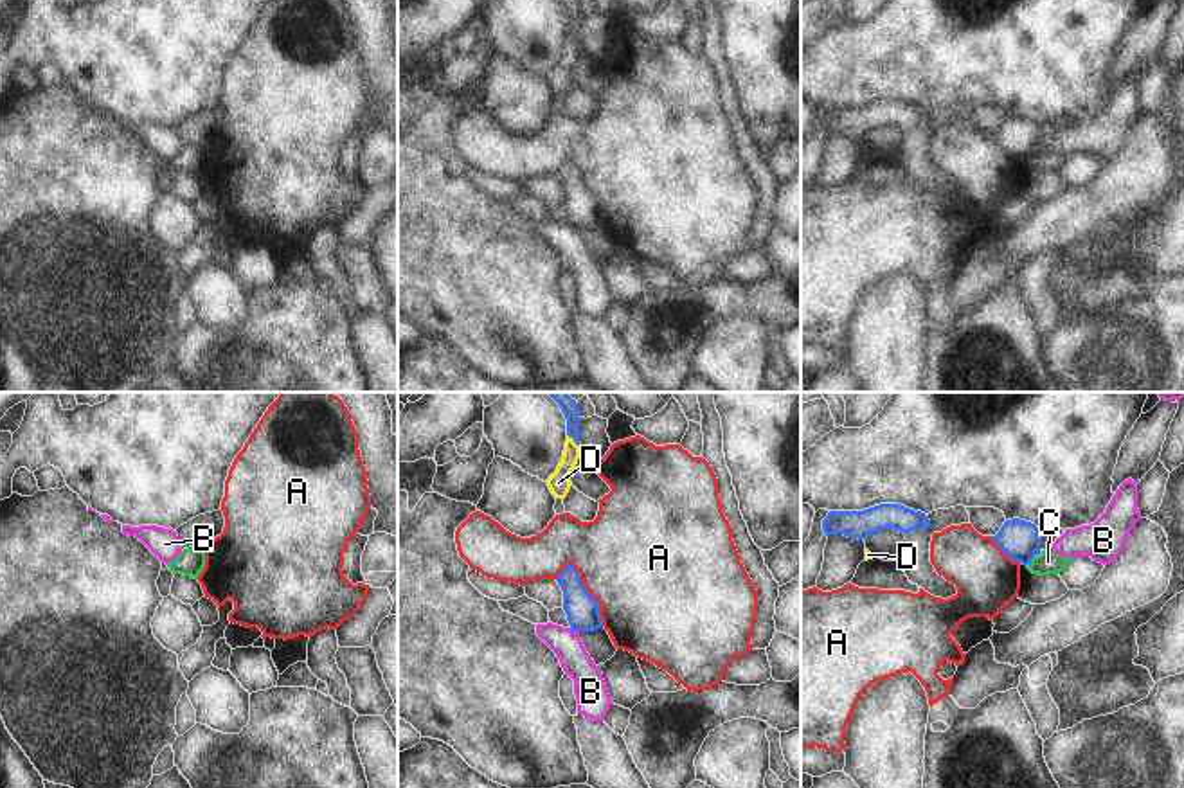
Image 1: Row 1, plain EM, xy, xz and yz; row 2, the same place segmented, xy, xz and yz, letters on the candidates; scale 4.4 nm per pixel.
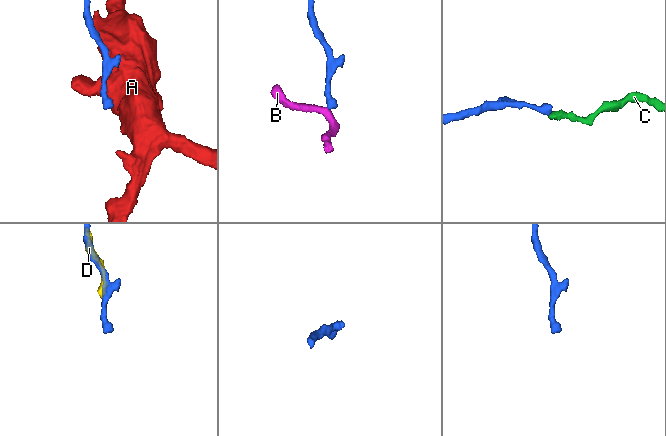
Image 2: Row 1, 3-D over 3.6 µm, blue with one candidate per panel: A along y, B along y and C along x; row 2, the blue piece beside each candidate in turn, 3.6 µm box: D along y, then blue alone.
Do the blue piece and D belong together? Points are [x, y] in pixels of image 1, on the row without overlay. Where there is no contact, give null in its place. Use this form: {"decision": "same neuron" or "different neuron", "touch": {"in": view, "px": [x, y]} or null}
{"decision": "different neuron", "touch": {"in": "xz", "px": [576, 40]}}

